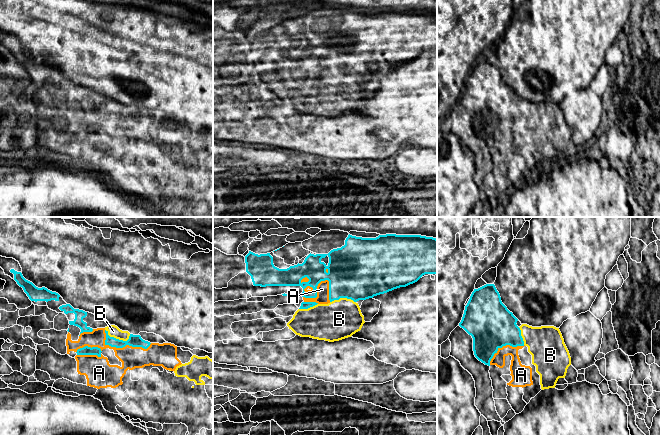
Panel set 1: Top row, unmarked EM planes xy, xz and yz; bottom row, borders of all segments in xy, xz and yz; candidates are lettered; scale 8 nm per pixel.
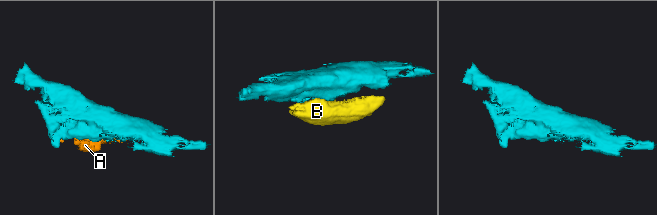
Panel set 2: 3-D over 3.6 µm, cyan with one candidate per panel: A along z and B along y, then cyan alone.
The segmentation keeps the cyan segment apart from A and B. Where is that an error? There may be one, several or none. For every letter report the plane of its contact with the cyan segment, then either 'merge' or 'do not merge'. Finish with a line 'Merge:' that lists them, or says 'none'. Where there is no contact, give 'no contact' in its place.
A: xy | do not merge
B: xy | do not merge
Merge: none

